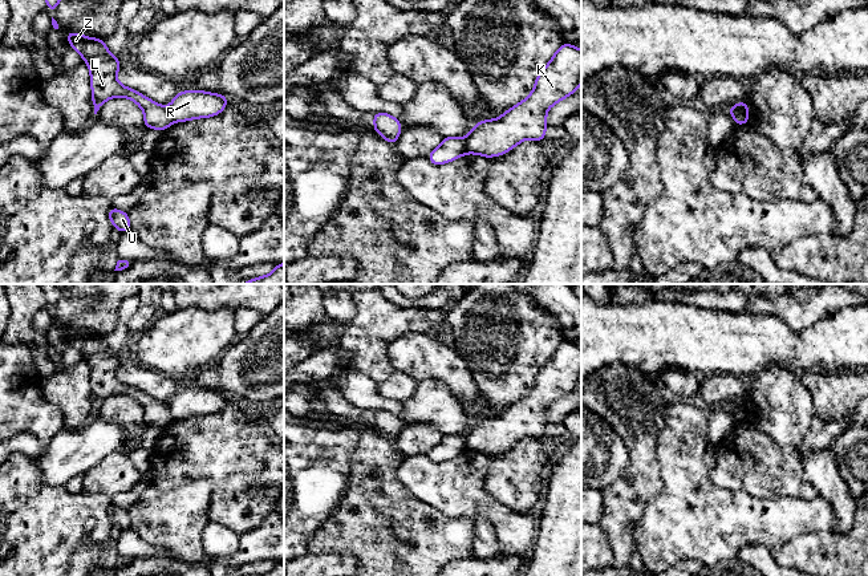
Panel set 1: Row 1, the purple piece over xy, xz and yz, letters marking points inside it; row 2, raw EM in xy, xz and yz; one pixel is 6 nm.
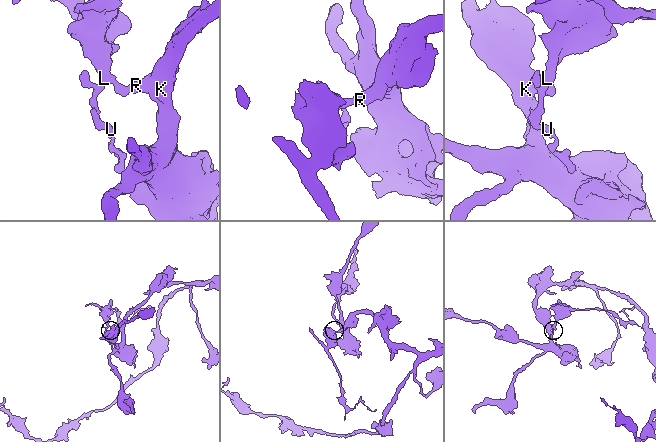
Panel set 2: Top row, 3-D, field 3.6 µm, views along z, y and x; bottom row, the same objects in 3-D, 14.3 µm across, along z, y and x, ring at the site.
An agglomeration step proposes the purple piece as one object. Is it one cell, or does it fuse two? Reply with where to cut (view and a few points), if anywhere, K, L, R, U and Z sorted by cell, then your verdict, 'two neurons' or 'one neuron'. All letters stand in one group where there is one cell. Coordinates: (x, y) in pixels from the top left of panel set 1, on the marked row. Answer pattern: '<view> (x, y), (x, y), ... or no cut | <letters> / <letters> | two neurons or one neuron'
xz (465, 137), (469, 151) | K R / L U Z | two neurons

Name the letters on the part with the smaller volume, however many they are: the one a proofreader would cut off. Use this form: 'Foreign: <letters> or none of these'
Foreign: L, U, Z

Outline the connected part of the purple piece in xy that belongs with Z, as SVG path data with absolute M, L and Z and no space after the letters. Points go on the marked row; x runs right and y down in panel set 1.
M69 31L65 35L68 36L69 45L81 54L89 66L94 114L108 100L125 97L134 101L143 110L143 123L147 129L163 131L174 122L169 108L117 81L117 72L121 68L119 60L108 50L104 38L86 37Z

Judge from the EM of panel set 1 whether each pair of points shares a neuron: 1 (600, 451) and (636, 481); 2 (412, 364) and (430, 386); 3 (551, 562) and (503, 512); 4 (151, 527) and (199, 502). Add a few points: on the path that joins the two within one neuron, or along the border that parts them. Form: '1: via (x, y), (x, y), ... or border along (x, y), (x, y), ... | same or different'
1: border along (623, 439), (628, 465), (601, 490) | different
2: border along (418, 381), (426, 378), (441, 380), (453, 394) | different
3: border along (538, 519), (538, 536), (528, 556) | different
4: via (163, 519), (175, 519), (187, 507) | same

